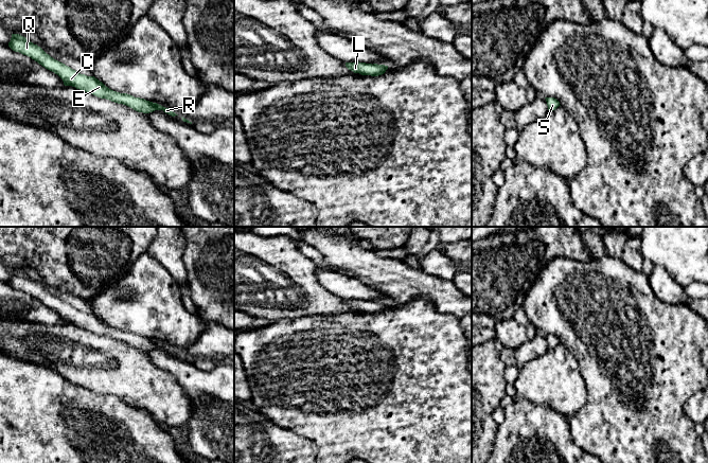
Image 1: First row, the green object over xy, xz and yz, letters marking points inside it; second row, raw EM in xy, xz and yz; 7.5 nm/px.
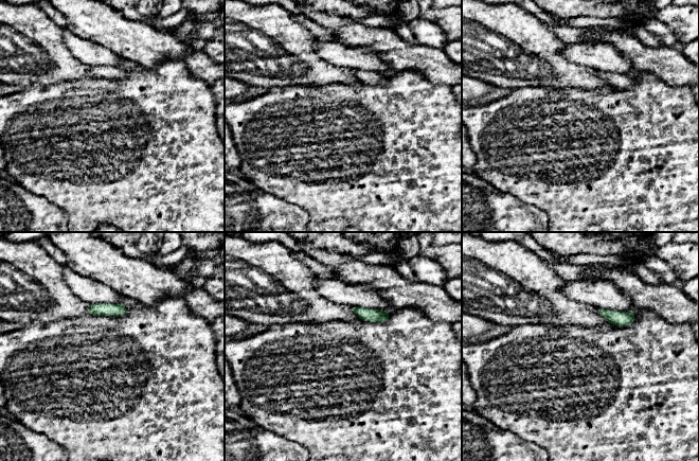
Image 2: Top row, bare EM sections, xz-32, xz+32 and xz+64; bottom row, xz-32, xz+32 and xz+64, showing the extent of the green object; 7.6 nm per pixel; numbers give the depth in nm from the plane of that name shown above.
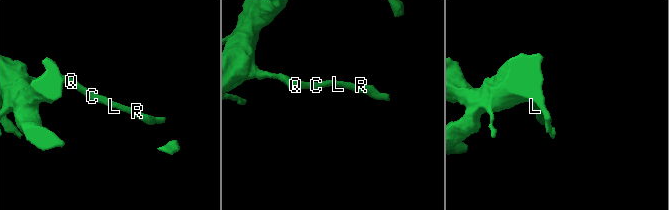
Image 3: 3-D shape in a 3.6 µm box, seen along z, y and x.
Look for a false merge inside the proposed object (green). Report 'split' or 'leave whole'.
leave whole

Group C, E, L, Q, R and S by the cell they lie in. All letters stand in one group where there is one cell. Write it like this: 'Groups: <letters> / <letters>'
Groups: C E L Q R S

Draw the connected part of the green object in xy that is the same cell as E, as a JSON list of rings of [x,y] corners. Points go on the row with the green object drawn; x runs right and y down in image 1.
[[[12,34],[8,47],[15,52],[19,52],[31,57],[46,69],[57,74],[63,79],[65,86],[72,86],[98,97],[126,105],[138,112],[149,113],[155,110],[163,110],[172,117],[178,115],[169,108],[165,108],[157,103],[109,89],[94,76],[81,74],[65,64],[54,59],[40,47],[34,44],[19,34]]]

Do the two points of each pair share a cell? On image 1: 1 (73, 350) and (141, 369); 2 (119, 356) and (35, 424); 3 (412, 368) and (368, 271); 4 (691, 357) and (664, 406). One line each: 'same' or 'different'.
1: same
2: different
3: different
4: same

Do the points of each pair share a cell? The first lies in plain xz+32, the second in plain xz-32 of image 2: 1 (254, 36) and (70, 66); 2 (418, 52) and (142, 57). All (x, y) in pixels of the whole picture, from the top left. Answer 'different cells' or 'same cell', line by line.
1: same cell
2: same cell

